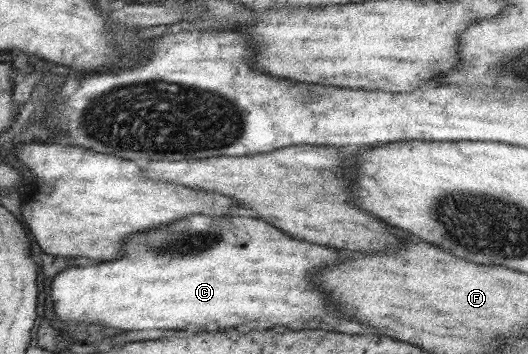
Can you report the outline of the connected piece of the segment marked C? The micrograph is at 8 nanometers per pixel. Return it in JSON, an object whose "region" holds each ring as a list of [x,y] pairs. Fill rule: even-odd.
{"region":[[[191,214],[166,224],[166,226],[156,226],[152,230],[144,230],[138,234],[130,234],[128,238],[124,238],[122,246],[120,246],[120,254],[118,258],[110,260],[110,262],[102,262],[98,266],[86,266],[86,268],[66,268],[62,272],[58,272],[52,280],[50,280],[50,300],[52,300],[52,312],[58,320],[62,322],[76,322],[76,324],[102,324],[106,328],[116,328],[116,330],[150,330],[150,328],[182,328],[186,324],[204,328],[208,322],[216,322],[220,328],[234,328],[238,324],[248,324],[252,322],[252,326],[258,322],[260,328],[272,328],[272,326],[284,326],[284,328],[296,328],[302,330],[306,328],[308,320],[314,318],[324,318],[330,316],[332,308],[328,308],[324,304],[324,294],[318,292],[312,284],[308,284],[306,290],[306,272],[316,270],[318,266],[326,266],[326,264],[340,264],[342,258],[324,246],[316,246],[316,244],[308,244],[308,242],[300,242],[298,238],[290,238],[287,234],[280,232],[276,227],[270,226],[267,222],[254,217],[209,217],[203,214]]]}

